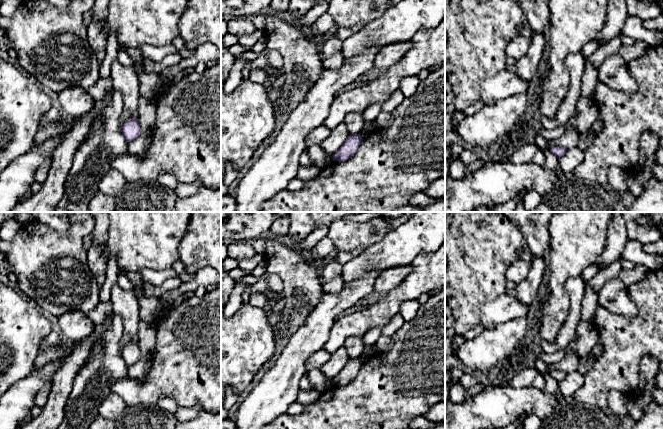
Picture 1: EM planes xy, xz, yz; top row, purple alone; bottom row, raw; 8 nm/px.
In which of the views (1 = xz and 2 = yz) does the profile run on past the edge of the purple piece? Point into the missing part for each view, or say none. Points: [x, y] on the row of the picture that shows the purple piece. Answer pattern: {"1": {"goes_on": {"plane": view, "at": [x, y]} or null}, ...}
{"1": {"goes_on": null}, "2": {"goes_on": null}}

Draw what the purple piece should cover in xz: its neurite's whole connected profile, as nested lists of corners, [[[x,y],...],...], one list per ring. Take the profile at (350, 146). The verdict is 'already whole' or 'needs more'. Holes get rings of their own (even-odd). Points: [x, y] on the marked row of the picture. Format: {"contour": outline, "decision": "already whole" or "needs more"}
{"contour": [[[351,134],[343,145],[332,156],[334,161],[344,162],[351,158],[358,150],[360,144],[363,142],[360,134]]], "decision": "already whole"}

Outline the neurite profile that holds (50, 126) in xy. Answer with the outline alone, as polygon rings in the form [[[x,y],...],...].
[[[51,106],[42,116],[39,130],[34,138],[34,146],[39,146],[47,140],[63,135],[66,131],[61,120],[62,112]]]

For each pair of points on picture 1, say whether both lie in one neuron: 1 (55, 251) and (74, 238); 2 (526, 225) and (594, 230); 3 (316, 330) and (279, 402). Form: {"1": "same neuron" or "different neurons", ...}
{"1": "same neuron", "2": "different neurons", "3": "same neuron"}

